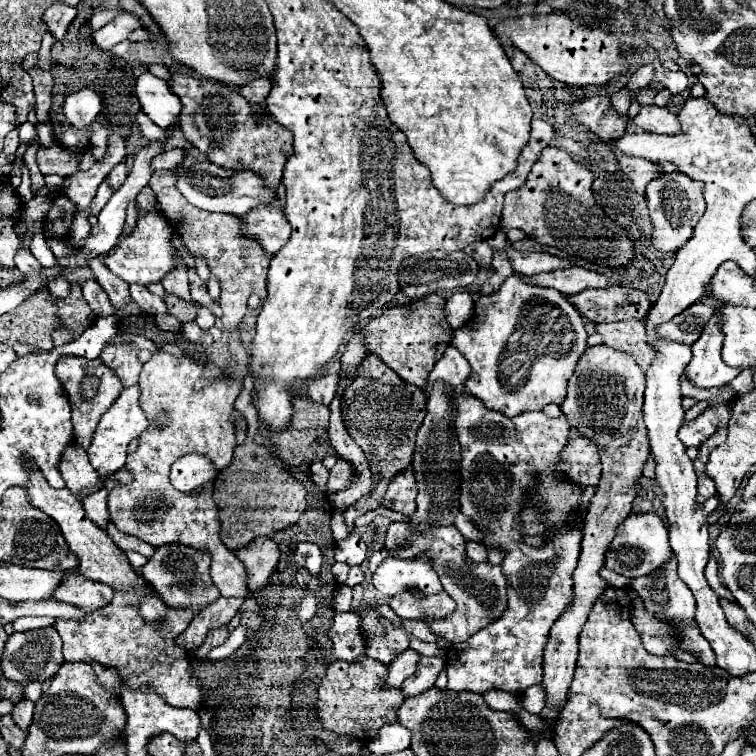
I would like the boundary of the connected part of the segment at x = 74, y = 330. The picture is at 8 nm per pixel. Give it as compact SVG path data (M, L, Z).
M72 282L70 284L70 294L64 300L56 300L58 302L58 320L64 324L58 330L52 332L52 342L54 346L62 346L68 344L72 340L76 340L78 336L82 336L82 332L90 326L94 326L94 322L98 320L98 316L90 310L90 306L86 304L80 284Z

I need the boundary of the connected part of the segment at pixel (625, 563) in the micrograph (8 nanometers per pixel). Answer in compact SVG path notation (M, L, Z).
M652 512L630 514L626 516L626 520L618 524L616 536L606 550L604 566L628 578L638 578L658 570L670 558L670 552L672 550L668 546L668 528L658 514L652 514Z

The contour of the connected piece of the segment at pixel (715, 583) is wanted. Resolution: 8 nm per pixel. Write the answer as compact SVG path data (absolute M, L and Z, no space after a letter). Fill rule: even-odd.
M710 554L708 564L706 564L706 578L708 578L708 584L712 586L712 590L716 590L716 594L718 594L718 596L724 596L724 598L734 600L734 598L732 598L732 594L730 594L730 590L726 590L726 588L720 584L720 580L718 580L718 562L714 560L714 556L712 556L712 554Z

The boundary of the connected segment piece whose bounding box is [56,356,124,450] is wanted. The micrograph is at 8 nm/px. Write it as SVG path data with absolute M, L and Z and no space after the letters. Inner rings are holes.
M64 356L56 364L56 376L62 382L64 390L68 392L70 406L72 406L72 430L74 430L74 440L80 444L84 450L88 450L92 442L92 434L98 426L98 420L102 414L116 402L116 398L122 394L120 378L112 374L98 358L96 360L86 360L86 358L76 358L76 356Z

